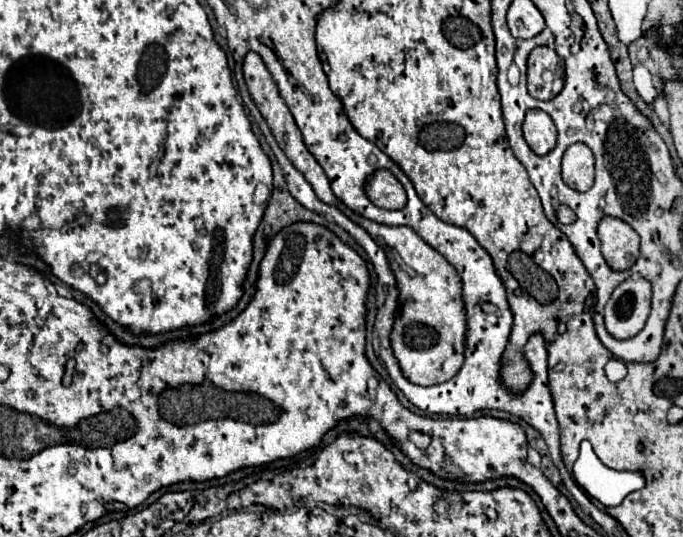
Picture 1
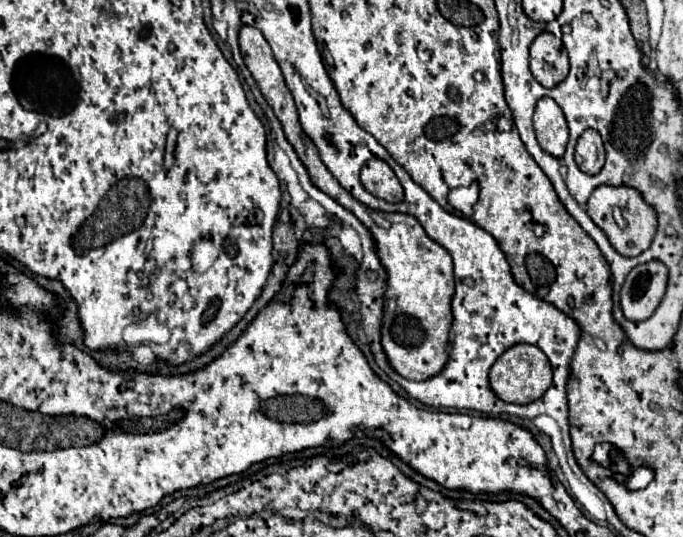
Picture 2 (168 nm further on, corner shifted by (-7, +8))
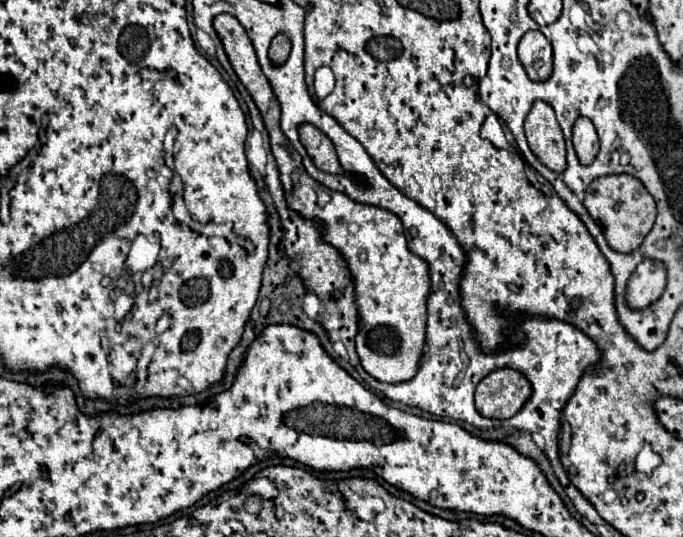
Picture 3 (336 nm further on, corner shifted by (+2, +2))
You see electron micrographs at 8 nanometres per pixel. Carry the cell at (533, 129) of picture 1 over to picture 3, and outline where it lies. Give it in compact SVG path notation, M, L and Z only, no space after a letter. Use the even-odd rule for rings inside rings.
M535 101L525 119L525 135L535 157L555 173L567 167L567 151L561 127L557 125L555 111L545 101Z

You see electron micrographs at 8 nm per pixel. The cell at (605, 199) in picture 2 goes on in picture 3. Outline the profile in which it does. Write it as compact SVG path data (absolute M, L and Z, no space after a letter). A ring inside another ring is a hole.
M627 173L621 175L605 175L595 179L587 189L585 189L585 199L583 199L587 211L591 217L603 227L607 243L621 251L621 253L631 253L635 251L645 235L651 231L655 223L655 199L649 195L645 185Z

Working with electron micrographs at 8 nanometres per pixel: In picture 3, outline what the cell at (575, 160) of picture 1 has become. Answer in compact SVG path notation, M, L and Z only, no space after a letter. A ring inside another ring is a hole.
M577 117L573 125L573 147L577 151L579 161L585 165L591 163L599 153L599 137L591 119Z

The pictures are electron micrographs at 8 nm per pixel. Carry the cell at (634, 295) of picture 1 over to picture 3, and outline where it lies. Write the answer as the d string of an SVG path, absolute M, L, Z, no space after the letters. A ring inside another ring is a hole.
M643 259L633 271L627 285L627 303L633 309L645 309L665 291L667 271L661 261Z

